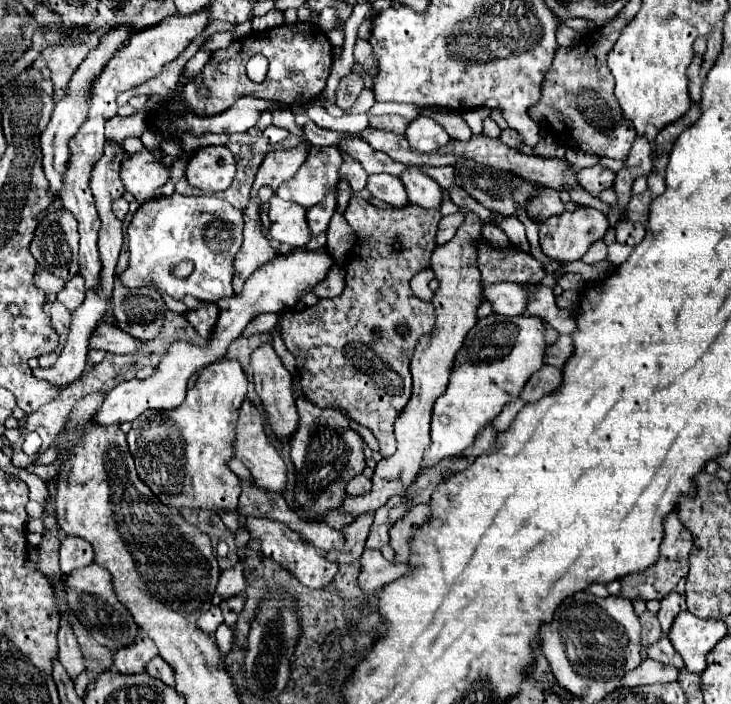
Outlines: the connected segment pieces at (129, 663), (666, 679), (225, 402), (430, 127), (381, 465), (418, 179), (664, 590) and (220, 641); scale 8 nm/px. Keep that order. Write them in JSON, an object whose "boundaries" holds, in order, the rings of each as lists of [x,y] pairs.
{"boundaries":[[[[137,637],[137,641],[125,649],[119,649],[115,653],[115,665],[119,673],[133,675],[133,673],[143,673],[145,665],[151,657],[157,655],[157,645],[149,641],[149,637]]],[[[643,659],[641,665],[633,671],[629,671],[623,679],[625,687],[639,687],[639,685],[651,685],[651,683],[671,683],[677,681],[679,671],[671,665],[653,661],[653,659]]],[[[219,359],[207,365],[197,379],[197,385],[187,391],[185,403],[175,409],[157,409],[145,411],[137,417],[127,433],[129,451],[133,453],[137,473],[141,481],[159,497],[161,503],[169,507],[209,507],[209,509],[231,509],[235,511],[239,505],[239,479],[227,467],[227,461],[233,457],[233,441],[235,441],[235,423],[237,411],[247,393],[247,373],[243,371],[237,359]]],[[[423,115],[423,117],[409,123],[407,141],[413,149],[427,153],[427,151],[437,151],[439,147],[447,145],[451,141],[451,137],[435,119]]],[[[463,209],[463,223],[459,225],[455,237],[445,243],[435,247],[433,257],[431,257],[431,271],[435,273],[435,279],[439,281],[439,289],[435,291],[431,303],[435,305],[435,327],[429,335],[421,337],[417,341],[415,353],[411,357],[411,375],[413,375],[413,393],[405,409],[395,421],[395,437],[397,437],[397,451],[391,457],[385,457],[383,461],[377,463],[375,473],[373,473],[373,489],[367,495],[361,497],[345,497],[345,511],[363,515],[377,511],[387,503],[389,497],[401,495],[409,491],[413,485],[413,479],[417,477],[423,461],[423,453],[429,447],[429,421],[431,421],[431,411],[435,399],[445,391],[449,373],[453,367],[455,353],[465,341],[465,335],[469,329],[477,323],[477,307],[483,301],[481,293],[481,275],[477,269],[477,247],[483,243],[481,235],[481,219],[477,213],[471,213]]],[[[407,167],[401,173],[401,181],[409,193],[409,201],[423,209],[439,209],[441,207],[441,187],[429,175],[425,175],[419,167]]],[[[669,513],[665,517],[665,537],[661,543],[661,555],[659,561],[649,567],[645,573],[637,573],[637,575],[629,575],[621,579],[621,597],[625,599],[663,599],[677,583],[679,579],[683,579],[689,573],[689,551],[693,547],[693,537],[691,533],[681,525],[677,513]]],[[[221,625],[221,627],[215,631],[215,641],[217,641],[217,647],[219,647],[219,651],[221,651],[221,657],[225,659],[225,657],[233,651],[233,645],[237,643],[235,627]]]]}

